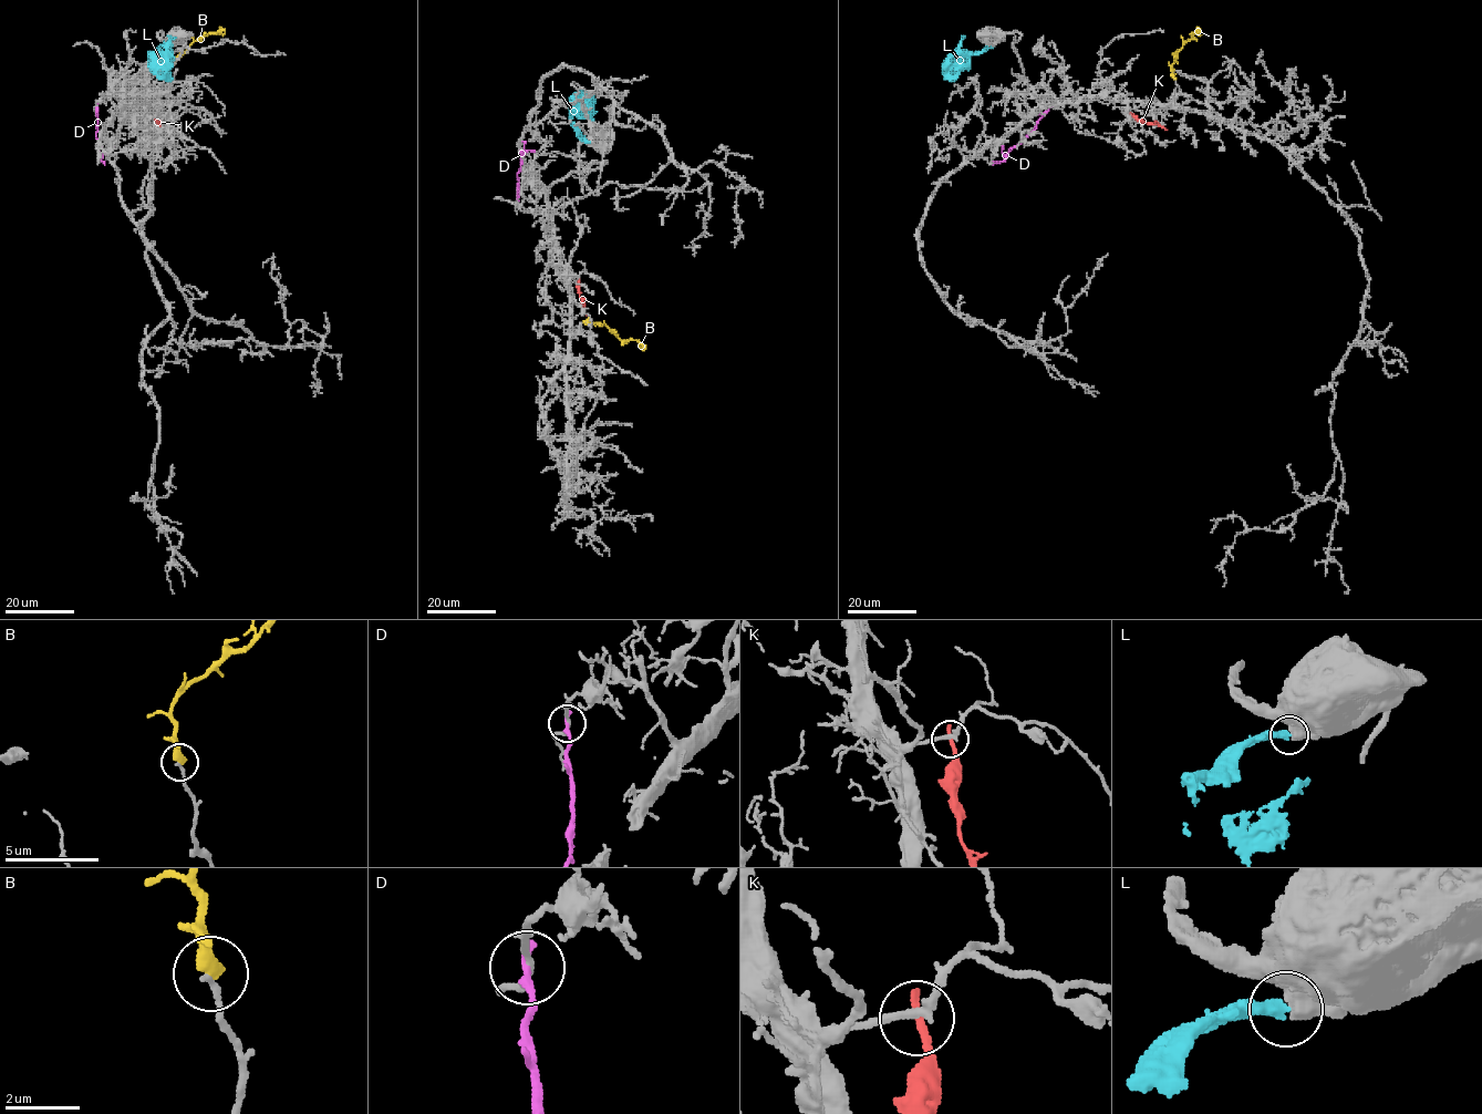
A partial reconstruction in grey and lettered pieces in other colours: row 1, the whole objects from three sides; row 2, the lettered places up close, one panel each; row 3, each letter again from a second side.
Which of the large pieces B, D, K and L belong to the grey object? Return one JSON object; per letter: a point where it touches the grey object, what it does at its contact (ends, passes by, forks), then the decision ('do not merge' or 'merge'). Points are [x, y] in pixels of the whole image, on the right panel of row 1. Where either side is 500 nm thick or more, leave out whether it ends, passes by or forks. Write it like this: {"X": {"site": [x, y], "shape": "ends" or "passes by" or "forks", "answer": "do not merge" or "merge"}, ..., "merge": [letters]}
{"B": {"site": [1174, 79], "shape": "passes by", "answer": "do not merge"}, "D": {"site": [1049, 106], "shape": "ends", "answer": "do not merge"}, "K": {"site": [1129, 113], "shape": "ends", "answer": "do not merge"}, "L": {"site": [994, 44], "answer": "do not merge"}, "merge": []}

